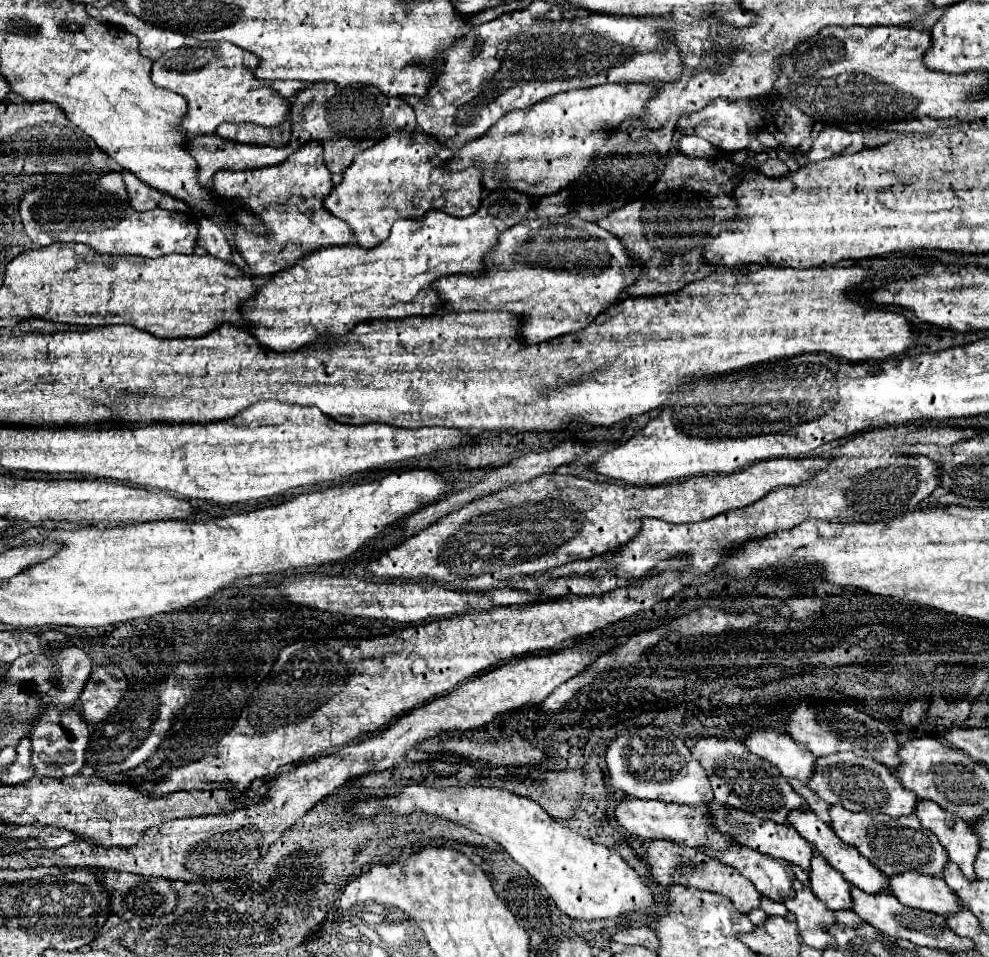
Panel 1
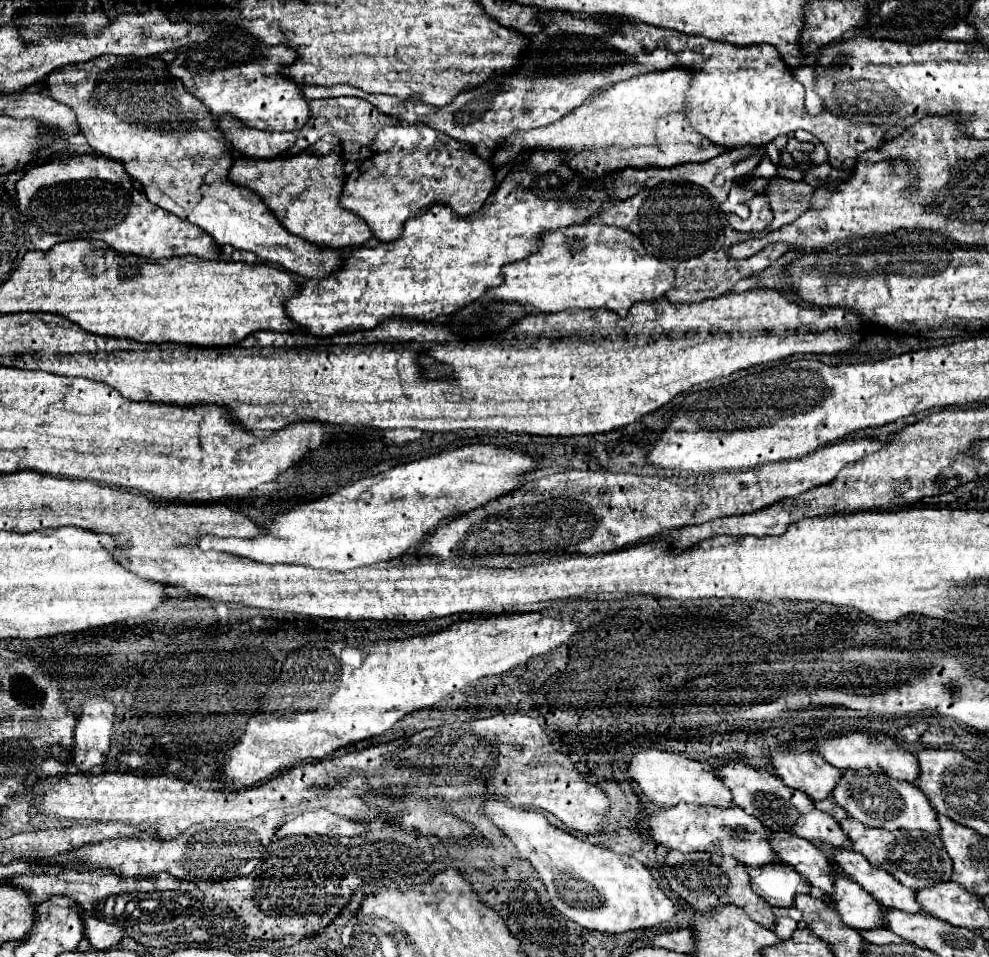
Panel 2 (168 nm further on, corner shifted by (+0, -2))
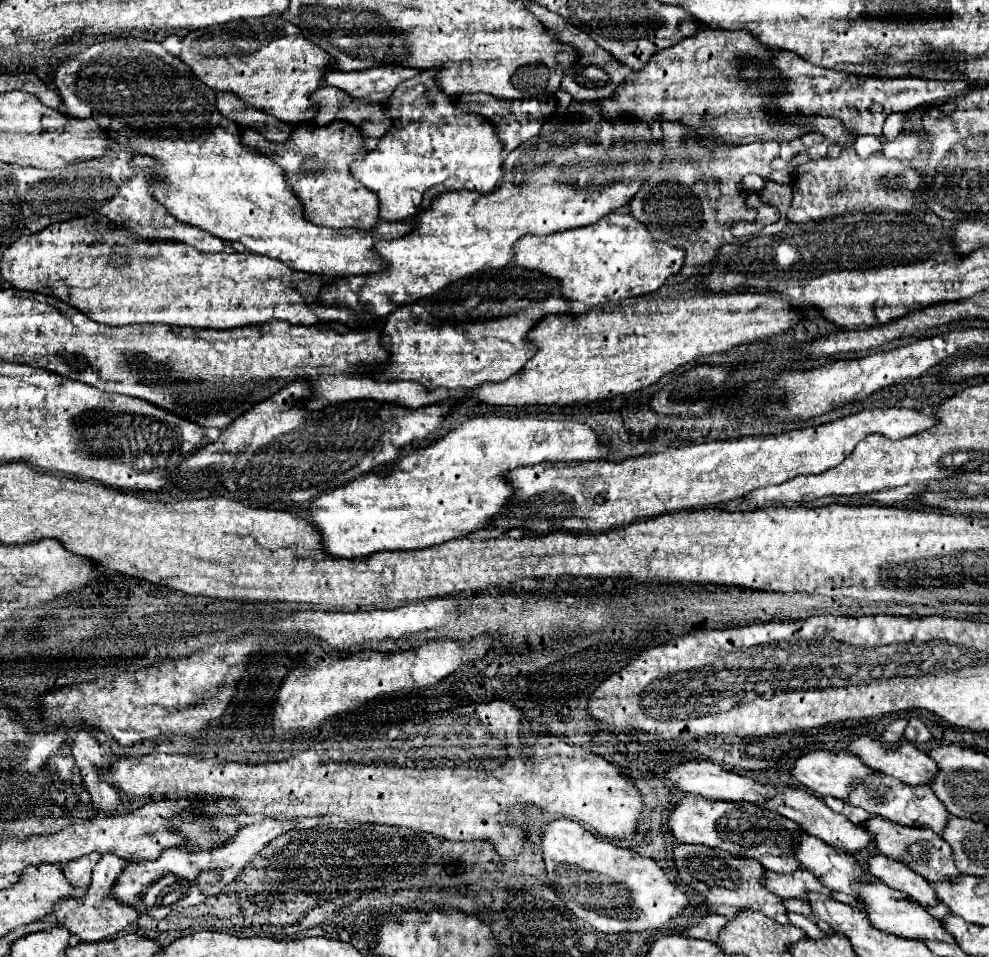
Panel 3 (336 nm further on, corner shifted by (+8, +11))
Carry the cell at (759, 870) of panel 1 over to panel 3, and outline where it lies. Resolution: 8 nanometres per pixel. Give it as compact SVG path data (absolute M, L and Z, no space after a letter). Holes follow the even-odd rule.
M804 867L796 869L796 873L772 873L772 871L764 869L762 883L766 885L766 889L770 889L772 893L776 893L782 899L804 897L804 891L818 891L818 893L824 893L824 895L832 893L830 889L822 887L820 881L812 873L808 873L808 877L806 877Z

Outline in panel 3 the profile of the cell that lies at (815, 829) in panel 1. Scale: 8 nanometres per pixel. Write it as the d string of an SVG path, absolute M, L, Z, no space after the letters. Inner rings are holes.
M872 855L868 857L868 871L872 877L876 877L878 881L886 883L888 887L906 893L908 897L912 897L912 901L920 903L920 905L936 905L936 893L930 887L930 883L916 875L914 871L910 871L908 867L904 867L900 861L888 859L884 855Z

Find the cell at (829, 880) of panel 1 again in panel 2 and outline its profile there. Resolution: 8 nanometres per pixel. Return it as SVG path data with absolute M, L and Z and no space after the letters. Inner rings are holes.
M836 876L836 892L832 894L832 900L842 920L856 930L876 930L886 924L886 908L848 876Z

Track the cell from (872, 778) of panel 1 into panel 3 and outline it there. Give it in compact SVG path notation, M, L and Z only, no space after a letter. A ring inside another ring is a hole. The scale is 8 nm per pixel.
M876 771L870 773L866 781L860 781L856 789L852 789L852 793L848 795L848 803L866 809L872 815L882 815L908 827L930 827L936 833L942 833L948 819L946 807L938 801L938 797L928 785L904 785L902 781L896 781L890 775L882 775Z

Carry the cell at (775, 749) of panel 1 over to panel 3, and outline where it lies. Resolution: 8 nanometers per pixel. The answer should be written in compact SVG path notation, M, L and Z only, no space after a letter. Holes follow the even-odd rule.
M808 751L804 755L800 755L794 761L794 767L790 769L790 775L800 781L800 785L804 785L806 789L814 791L818 797L822 795L832 795L838 799L846 799L848 793L856 787L856 783L860 783L866 775L870 775L872 769L868 765L864 765L858 757L848 755L848 753L832 753L832 751Z

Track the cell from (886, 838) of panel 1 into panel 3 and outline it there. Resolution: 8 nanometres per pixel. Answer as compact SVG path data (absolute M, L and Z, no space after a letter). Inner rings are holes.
M872 817L872 819L864 821L862 827L872 835L878 853L904 863L906 867L910 867L914 873L918 873L920 877L924 877L930 883L944 881L948 877L954 879L960 875L960 871L956 869L956 865L952 861L952 847L938 833L932 833L932 829L920 829L920 827L912 829L912 827L904 827L900 823L888 821L884 817Z

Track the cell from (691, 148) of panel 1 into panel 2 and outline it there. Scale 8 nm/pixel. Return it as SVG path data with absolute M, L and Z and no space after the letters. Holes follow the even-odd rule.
M670 68L662 72L638 74L630 80L618 82L604 90L600 96L588 98L582 106L574 108L562 120L540 130L528 130L520 138L512 138L504 150L492 158L494 166L506 164L522 150L568 150L566 162L570 168L584 176L602 176L622 168L672 168L686 162L706 162L720 156L726 148L714 142L704 142L698 130L690 124L684 110L682 86L670 86L668 72L682 72L682 68Z

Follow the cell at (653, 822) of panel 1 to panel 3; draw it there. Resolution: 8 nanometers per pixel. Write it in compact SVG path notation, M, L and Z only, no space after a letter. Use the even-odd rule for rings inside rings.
M688 795L670 811L668 829L680 843L702 843L712 849L730 851L738 857L752 857L776 873L788 873L800 867L792 851L802 833L798 823L748 801L712 801Z

